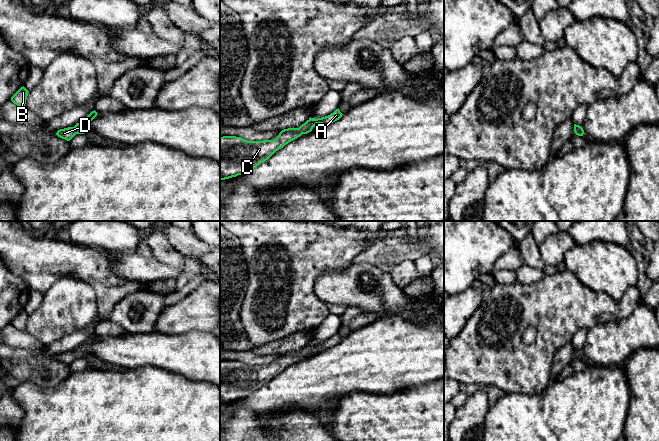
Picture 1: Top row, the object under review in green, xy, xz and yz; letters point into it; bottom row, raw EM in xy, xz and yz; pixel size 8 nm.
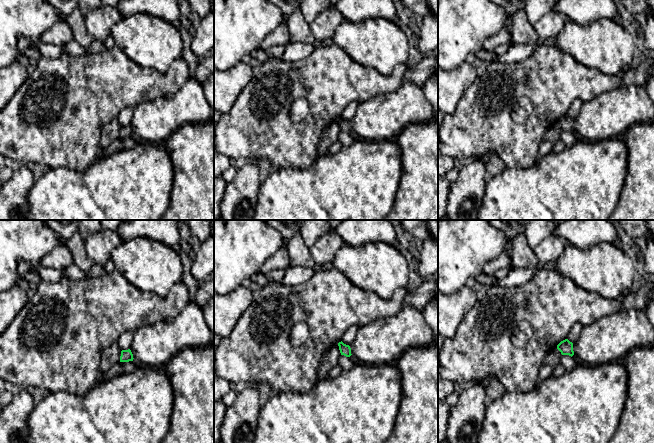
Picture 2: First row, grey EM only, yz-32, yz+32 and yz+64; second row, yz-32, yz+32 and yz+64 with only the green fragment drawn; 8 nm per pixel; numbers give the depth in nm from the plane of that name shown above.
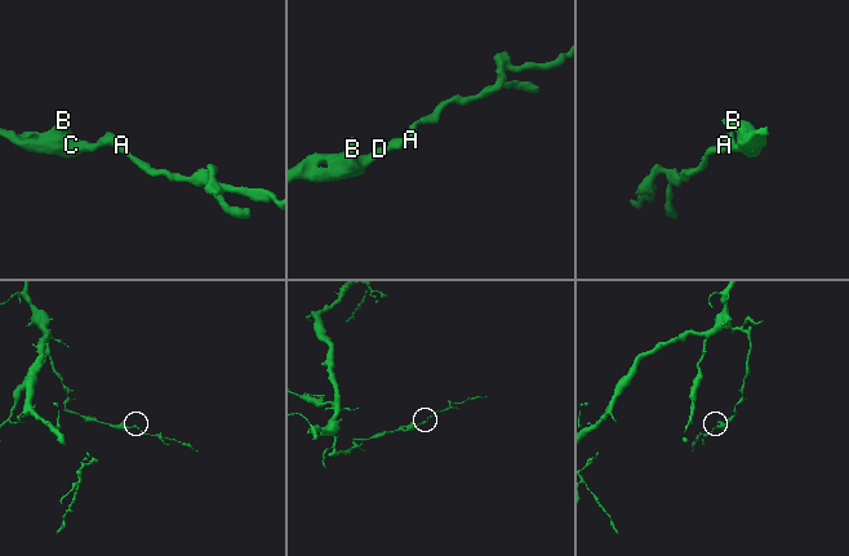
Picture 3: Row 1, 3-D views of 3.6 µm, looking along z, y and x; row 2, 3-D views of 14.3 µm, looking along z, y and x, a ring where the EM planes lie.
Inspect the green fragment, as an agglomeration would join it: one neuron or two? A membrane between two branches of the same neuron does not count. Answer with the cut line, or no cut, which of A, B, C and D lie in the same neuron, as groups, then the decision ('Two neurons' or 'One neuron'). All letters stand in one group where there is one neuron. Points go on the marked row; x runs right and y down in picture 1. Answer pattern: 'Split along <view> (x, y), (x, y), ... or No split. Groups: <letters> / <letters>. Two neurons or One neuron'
No split. Groups: A B C D. One neuron

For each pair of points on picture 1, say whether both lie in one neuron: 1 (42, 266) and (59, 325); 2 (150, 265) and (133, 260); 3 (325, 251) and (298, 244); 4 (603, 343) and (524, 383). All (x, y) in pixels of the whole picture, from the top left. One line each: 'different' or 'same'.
1: different
2: same
3: same
4: different

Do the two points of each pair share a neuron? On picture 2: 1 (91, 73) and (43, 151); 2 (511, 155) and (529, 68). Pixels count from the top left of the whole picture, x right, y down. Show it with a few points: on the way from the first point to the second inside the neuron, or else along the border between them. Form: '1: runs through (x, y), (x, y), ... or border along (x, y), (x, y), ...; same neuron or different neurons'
1: runs through (81, 92), (66, 107), (61, 119), (48, 132); same neuron
2: runs through (504, 133), (504, 93), (507, 90); same neuron

